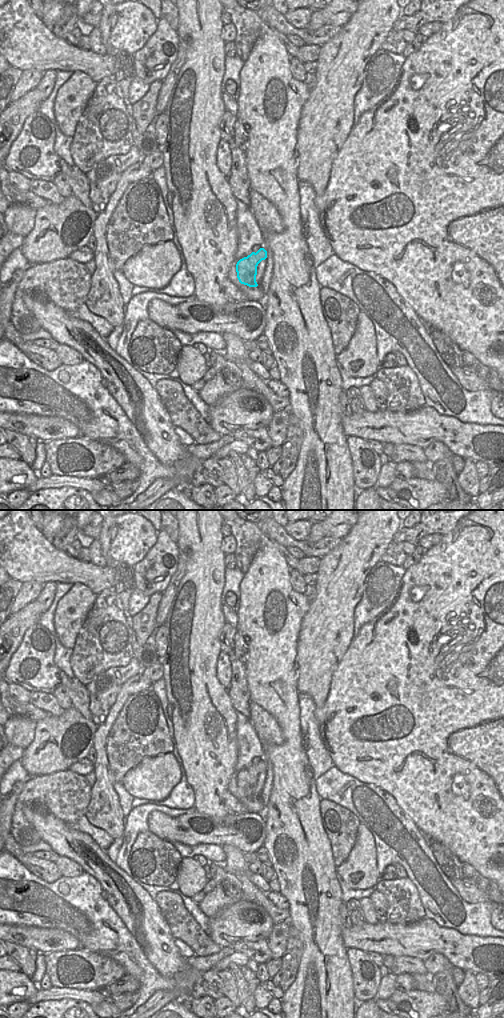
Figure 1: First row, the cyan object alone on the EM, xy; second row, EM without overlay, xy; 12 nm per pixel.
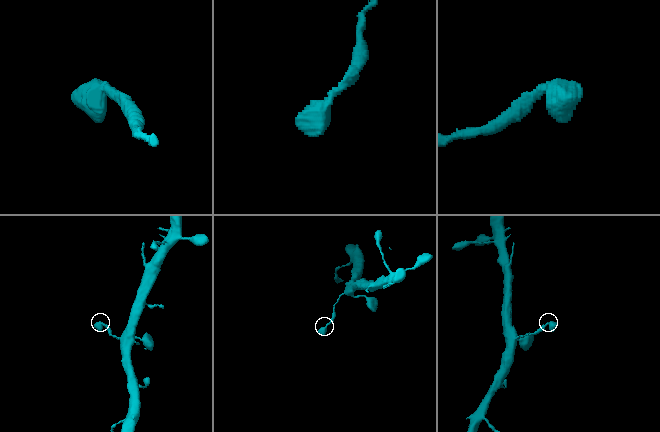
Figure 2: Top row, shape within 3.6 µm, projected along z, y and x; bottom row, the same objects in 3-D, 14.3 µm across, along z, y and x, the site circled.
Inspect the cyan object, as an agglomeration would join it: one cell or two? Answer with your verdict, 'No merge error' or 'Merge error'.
No merge error.

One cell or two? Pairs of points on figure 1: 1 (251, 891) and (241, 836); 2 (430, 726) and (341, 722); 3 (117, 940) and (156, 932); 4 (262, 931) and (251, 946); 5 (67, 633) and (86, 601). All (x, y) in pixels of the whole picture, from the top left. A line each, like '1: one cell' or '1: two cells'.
1: two cells
2: one cell
3: two cells
4: two cells
5: one cell

